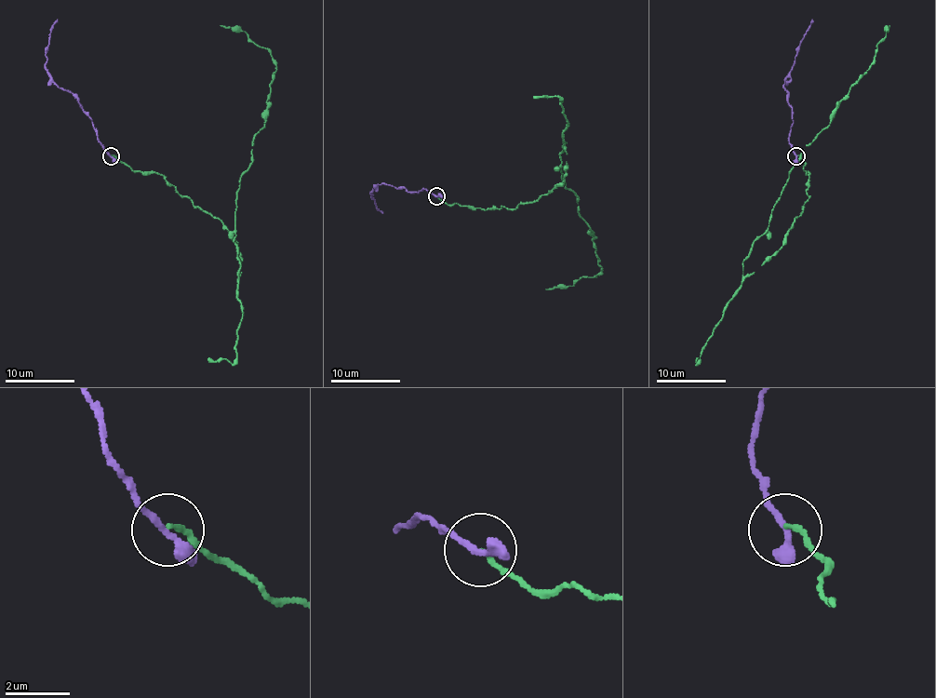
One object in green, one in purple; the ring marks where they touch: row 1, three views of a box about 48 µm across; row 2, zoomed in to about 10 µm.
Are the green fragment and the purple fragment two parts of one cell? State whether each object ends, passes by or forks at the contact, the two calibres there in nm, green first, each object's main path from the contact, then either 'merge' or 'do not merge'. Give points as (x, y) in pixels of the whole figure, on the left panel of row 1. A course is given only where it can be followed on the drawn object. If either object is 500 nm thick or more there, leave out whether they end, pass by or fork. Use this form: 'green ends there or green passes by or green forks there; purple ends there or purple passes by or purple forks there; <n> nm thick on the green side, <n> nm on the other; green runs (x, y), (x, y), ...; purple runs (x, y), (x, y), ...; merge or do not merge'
green ends there; purple passes by; 150 nm thick on the green side, 240 nm on the other; green runs (111, 154), (161, 174), (210, 213), (236, 247), (238, 275), (236, 191), (276, 66), (244, 32), (220, 25); purple runs (111, 156), (91, 118), (79, 100), (53, 80), (46, 64), (49, 30), (57, 20); merge

